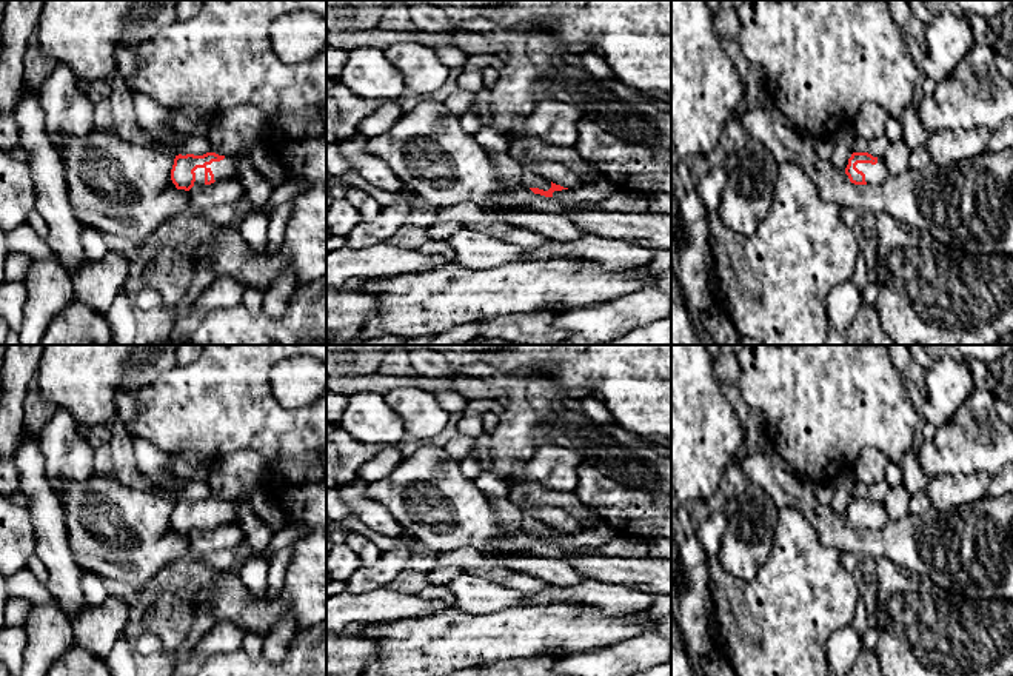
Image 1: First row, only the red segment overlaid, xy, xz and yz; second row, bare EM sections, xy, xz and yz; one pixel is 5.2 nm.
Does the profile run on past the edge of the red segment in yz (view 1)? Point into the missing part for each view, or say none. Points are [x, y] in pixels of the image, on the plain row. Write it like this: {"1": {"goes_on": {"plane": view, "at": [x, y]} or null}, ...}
{"1": {"goes_on": {"plane": "yz", "at": [876, 519]}}}

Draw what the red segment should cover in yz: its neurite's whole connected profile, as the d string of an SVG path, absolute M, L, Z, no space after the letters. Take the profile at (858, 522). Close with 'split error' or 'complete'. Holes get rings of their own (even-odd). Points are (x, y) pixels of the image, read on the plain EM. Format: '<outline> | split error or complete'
M853 497L845 519L854 530L873 530L876 533L890 522L884 504L873 502L868 497Z | split error

